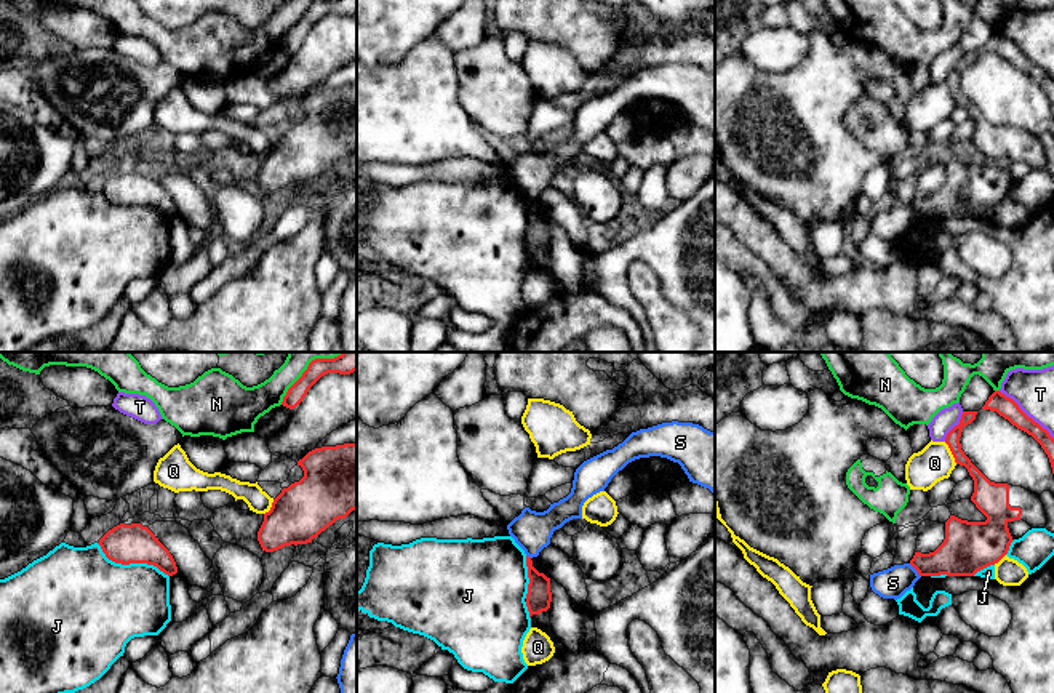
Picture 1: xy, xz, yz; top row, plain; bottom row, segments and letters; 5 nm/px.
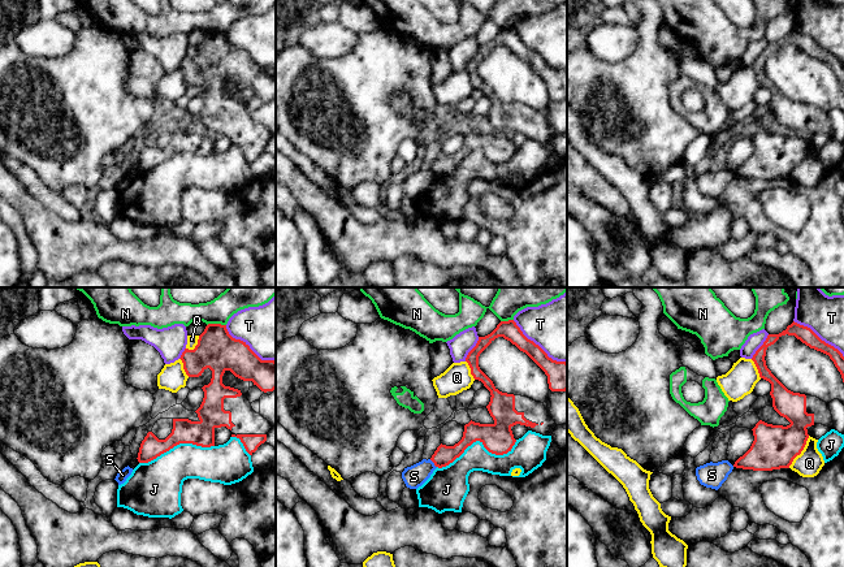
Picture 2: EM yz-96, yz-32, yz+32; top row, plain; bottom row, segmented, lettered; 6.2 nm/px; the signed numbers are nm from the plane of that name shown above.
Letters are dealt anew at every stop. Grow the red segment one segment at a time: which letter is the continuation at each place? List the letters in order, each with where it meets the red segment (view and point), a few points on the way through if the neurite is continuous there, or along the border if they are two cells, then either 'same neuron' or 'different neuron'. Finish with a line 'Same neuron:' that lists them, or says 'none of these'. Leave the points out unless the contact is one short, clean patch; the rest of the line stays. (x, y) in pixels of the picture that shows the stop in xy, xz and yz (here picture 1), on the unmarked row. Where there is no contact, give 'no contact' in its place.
J: contact xy (131, 204); different neuron
N: contact xy (296, 23); different neuron
Q: contact yz (952, 95); different neuron
S: contact yz (915, 210); border yz (909, 205), (920, 218); different neuron
T: contact yz (1026, 56); different neuron
Same neuron: none of these

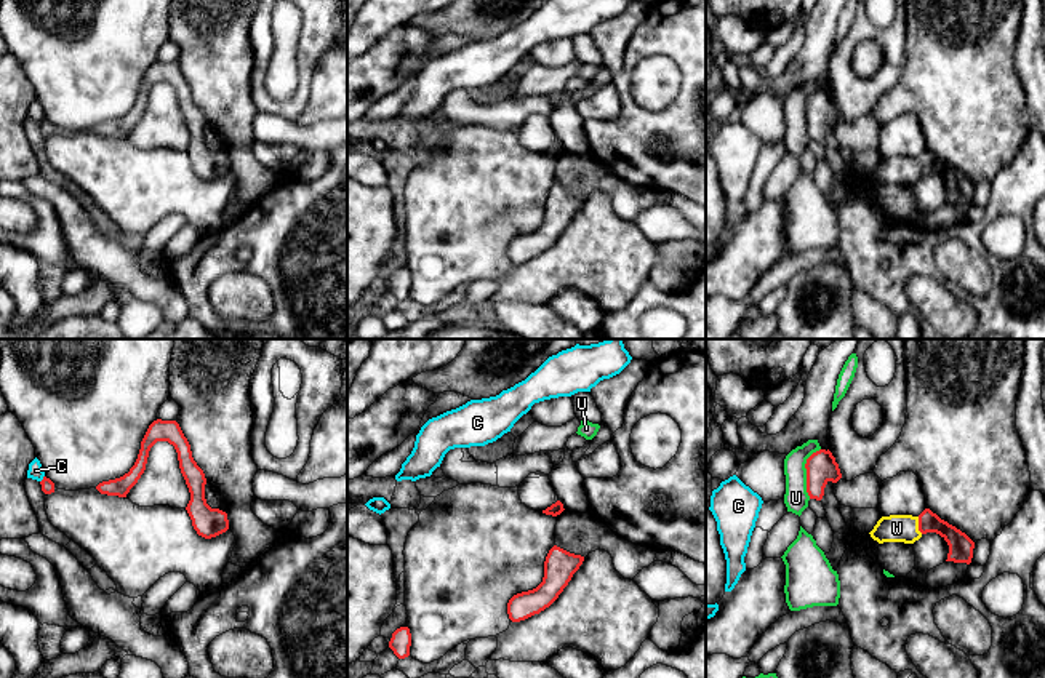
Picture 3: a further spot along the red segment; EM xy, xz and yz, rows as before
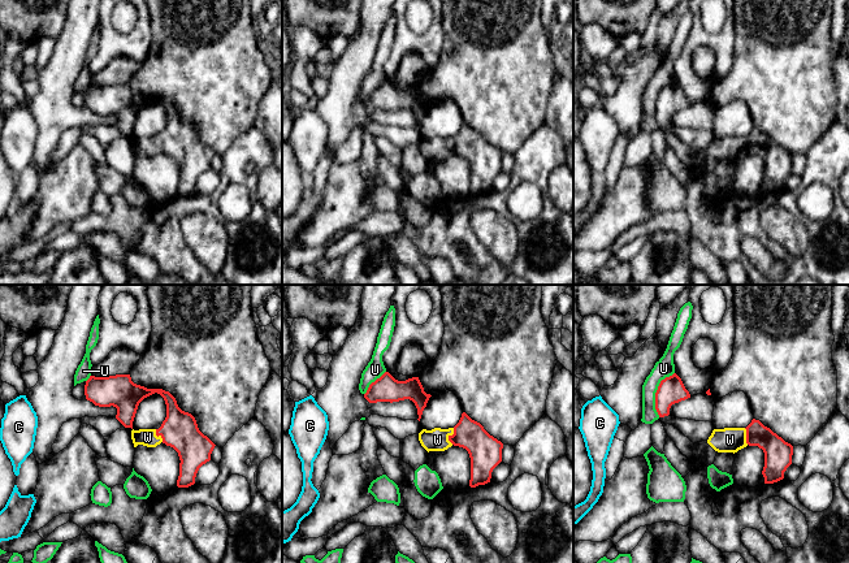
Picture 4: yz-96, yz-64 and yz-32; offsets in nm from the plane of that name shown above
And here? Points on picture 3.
C: contact xy (44, 120); different neuron
U: contact yz (807, 114); border yz (820, 90), (805, 106), (805, 133), (808, 139); different neuron
W: contact yz (919, 167); way yz (960, 189), (943, 170), (919, 167), (896, 170); same neuron
Same neuron: W

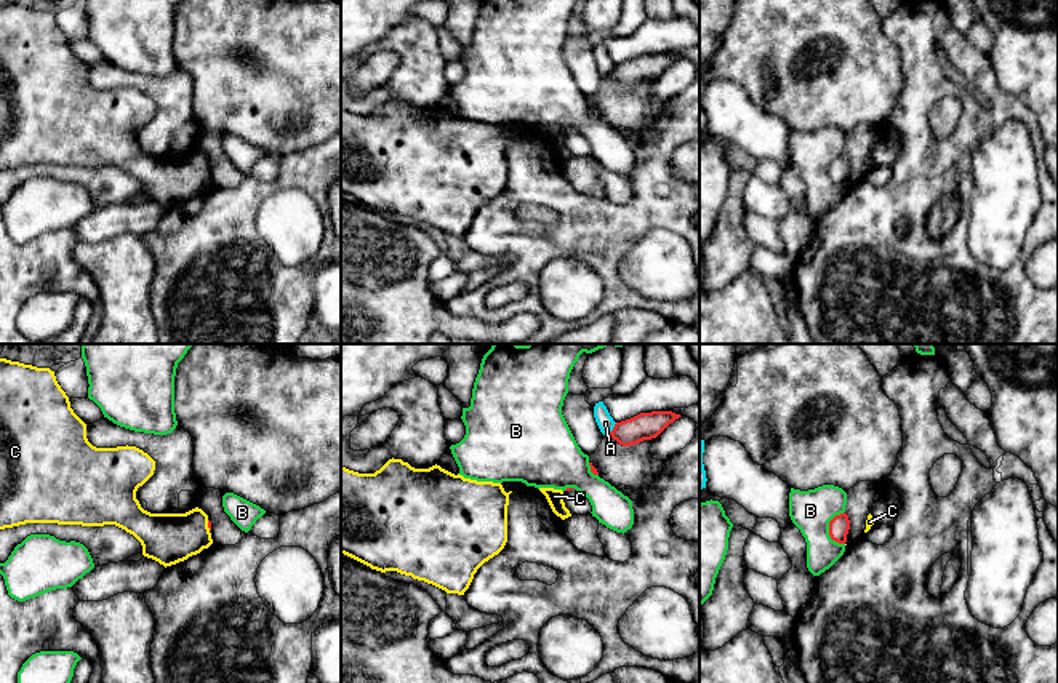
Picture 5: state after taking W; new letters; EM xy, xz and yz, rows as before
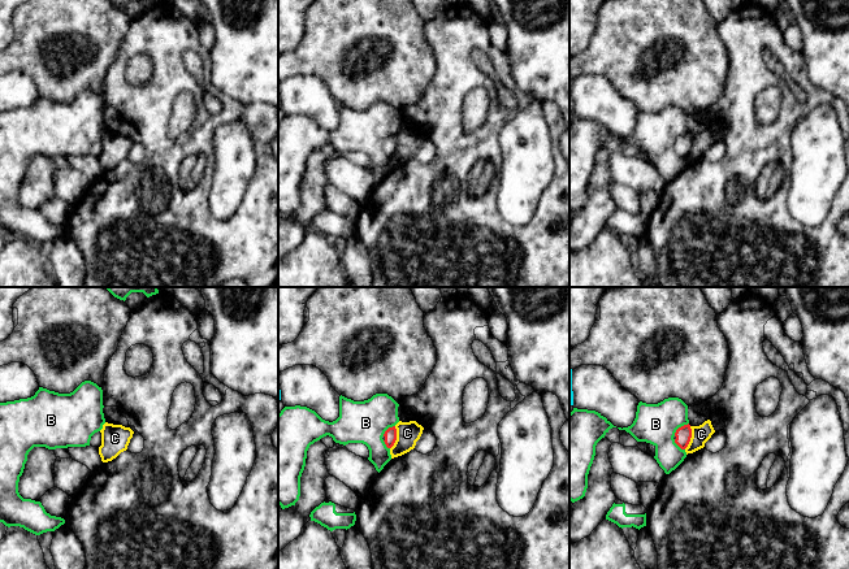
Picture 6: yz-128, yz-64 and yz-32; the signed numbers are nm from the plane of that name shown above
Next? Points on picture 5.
A: contact xz (613, 71); different neuron
B: contact yz (829, 168); different neuron
C: contact xy (208, 167); border xy (207, 162), (210, 171); different neuron
Same neuron: none of these

